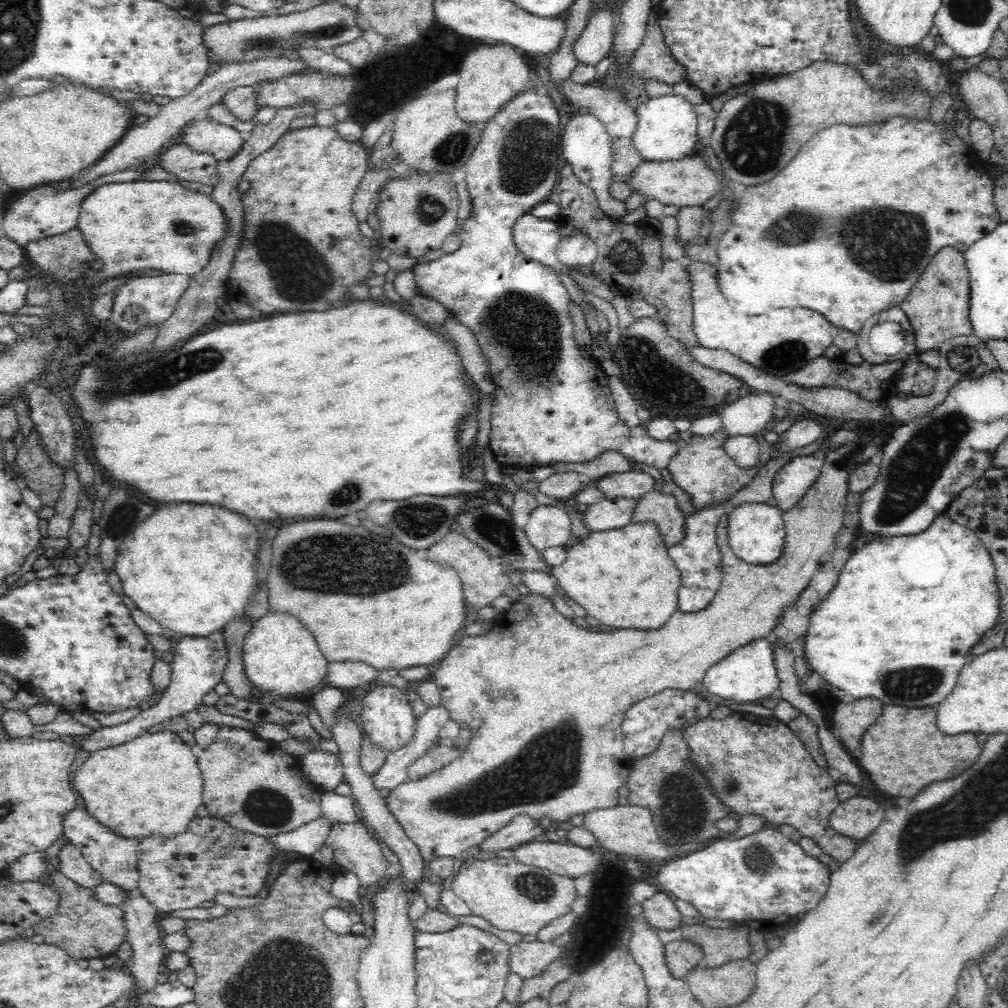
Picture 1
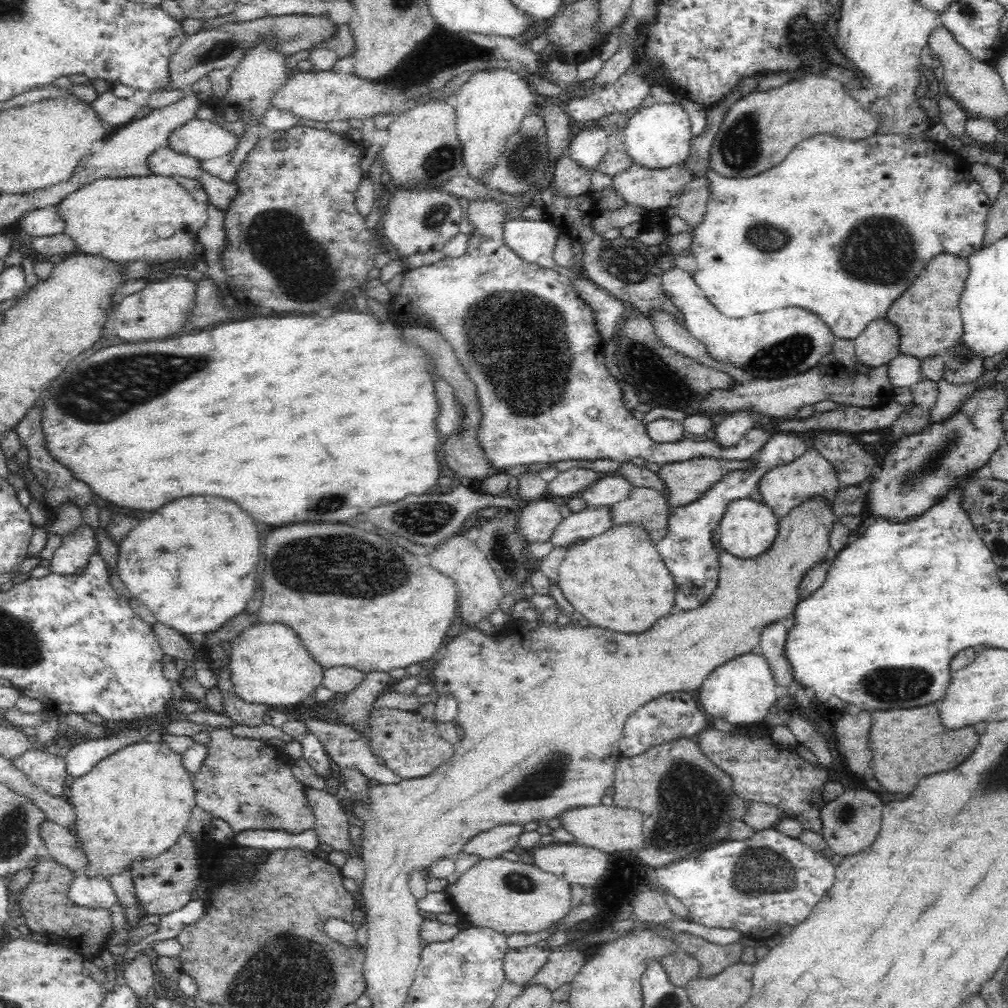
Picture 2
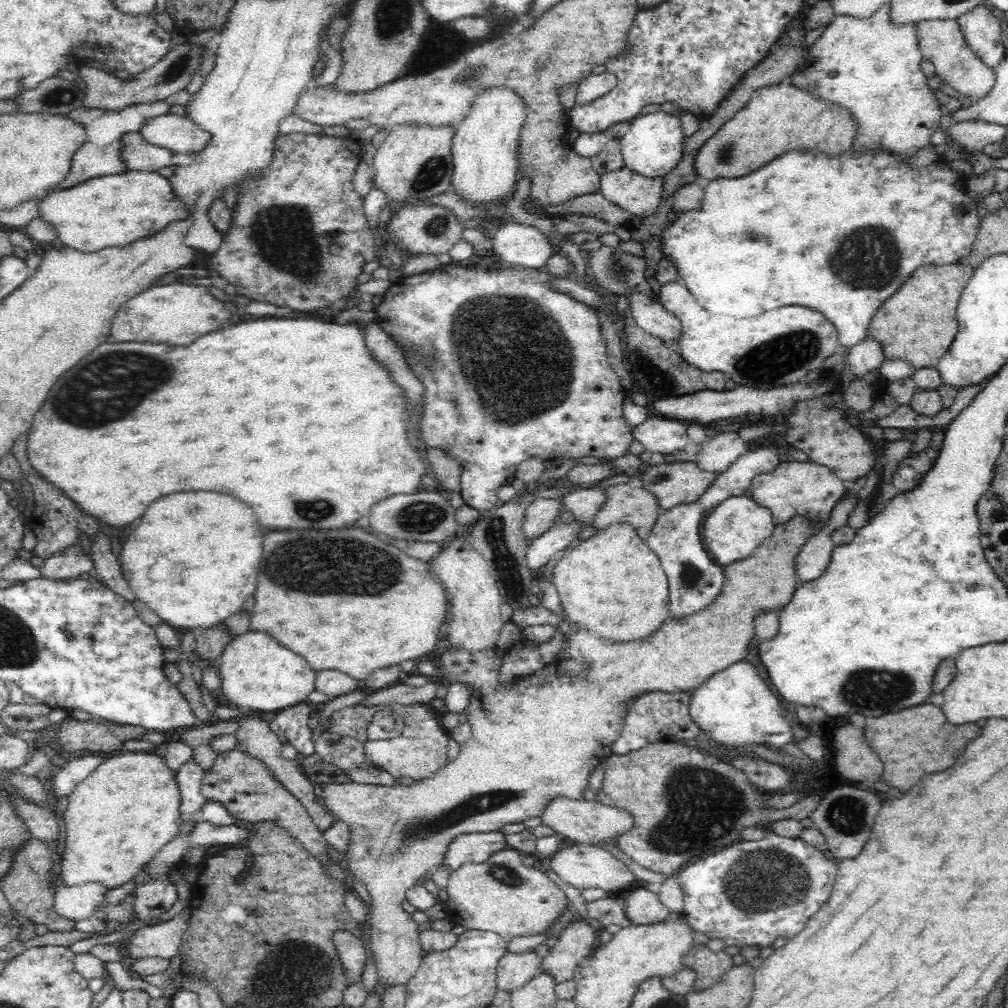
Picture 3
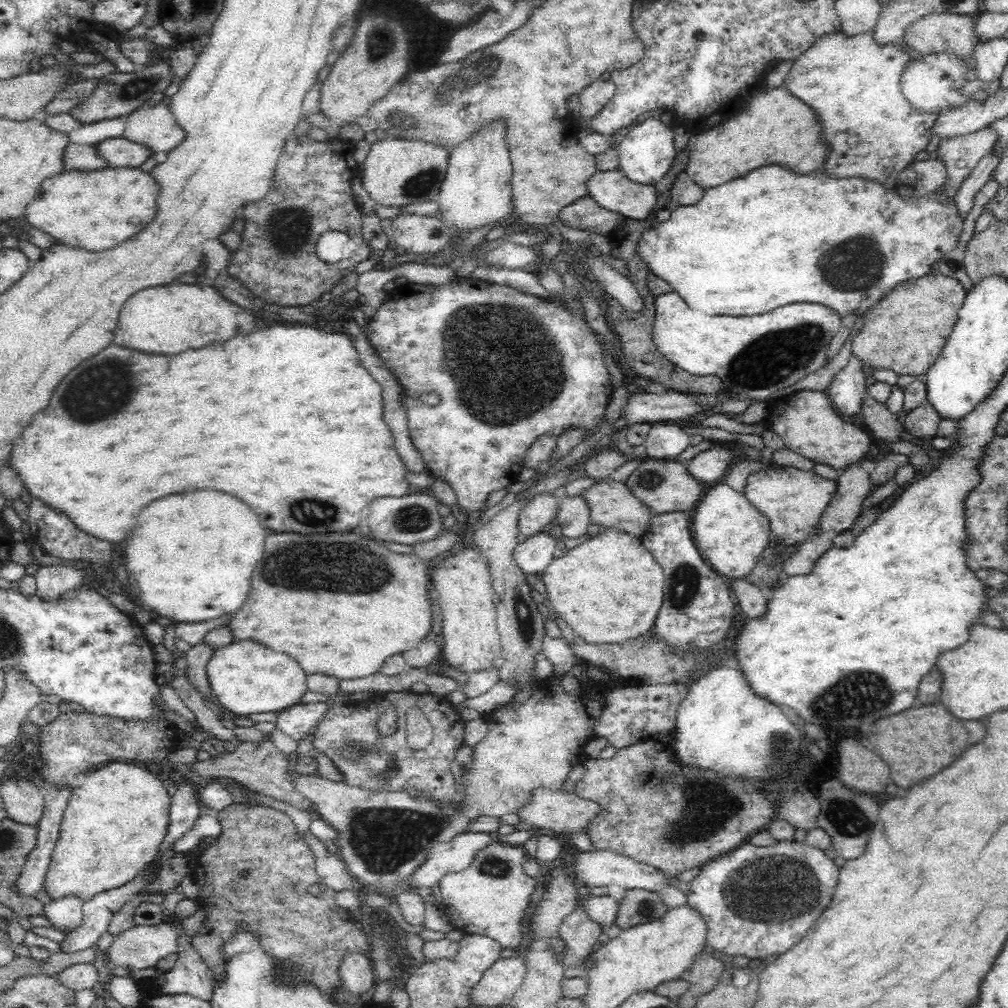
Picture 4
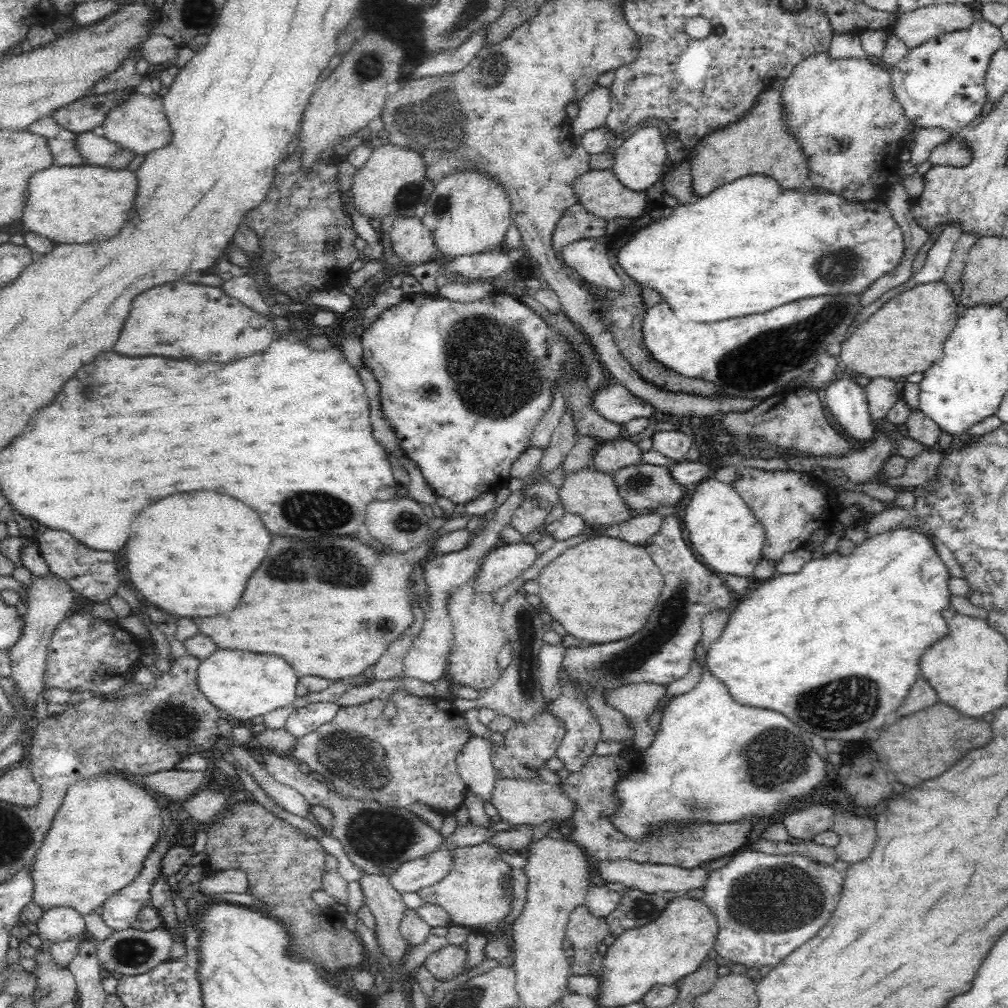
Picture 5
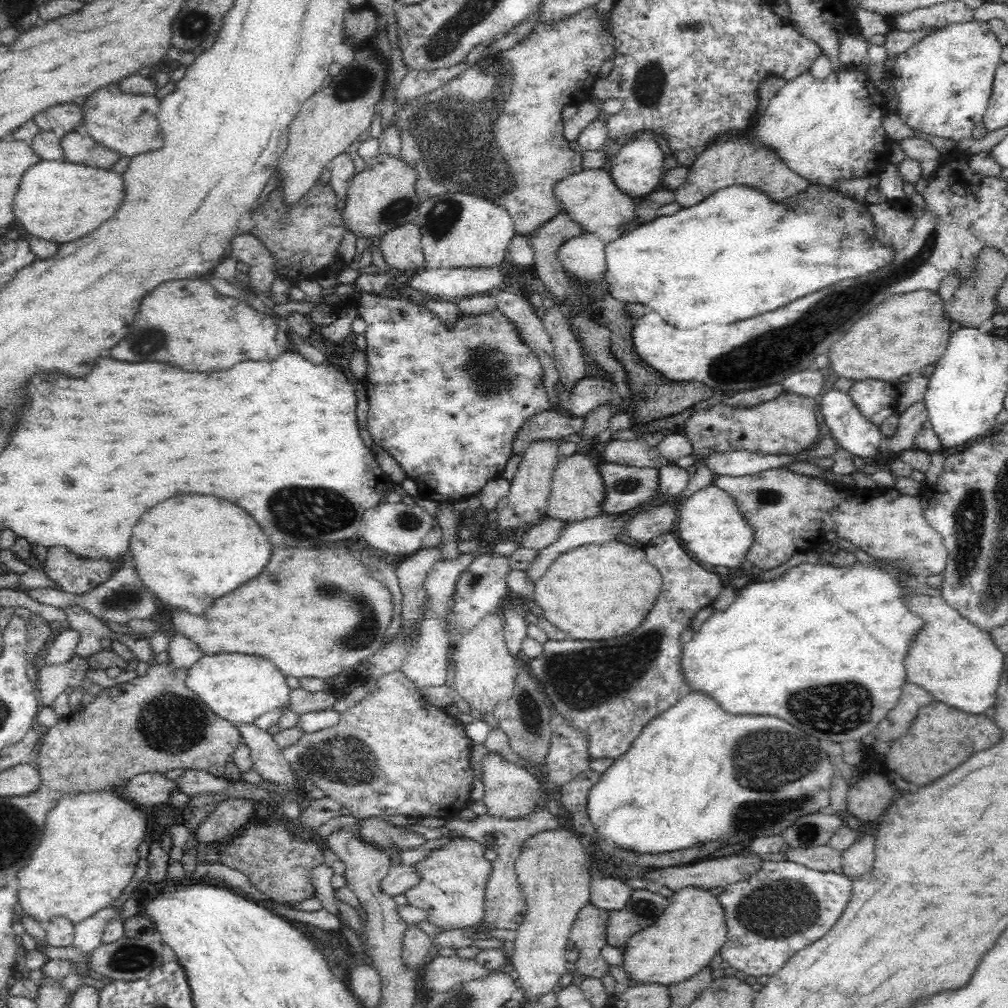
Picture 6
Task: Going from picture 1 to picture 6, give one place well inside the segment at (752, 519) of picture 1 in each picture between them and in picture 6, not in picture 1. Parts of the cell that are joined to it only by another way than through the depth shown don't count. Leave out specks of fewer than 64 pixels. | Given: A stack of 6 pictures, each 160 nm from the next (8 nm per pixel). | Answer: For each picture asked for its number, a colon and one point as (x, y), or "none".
2: (748, 529)
3: (733, 531)
4: (732, 533)
5: (722, 528)
6: (711, 529)

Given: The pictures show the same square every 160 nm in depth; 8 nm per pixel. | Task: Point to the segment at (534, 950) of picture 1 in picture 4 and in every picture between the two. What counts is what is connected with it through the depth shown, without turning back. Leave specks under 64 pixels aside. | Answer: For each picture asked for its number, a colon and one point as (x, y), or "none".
2: (520, 965)
3: (513, 971)
4: (499, 983)

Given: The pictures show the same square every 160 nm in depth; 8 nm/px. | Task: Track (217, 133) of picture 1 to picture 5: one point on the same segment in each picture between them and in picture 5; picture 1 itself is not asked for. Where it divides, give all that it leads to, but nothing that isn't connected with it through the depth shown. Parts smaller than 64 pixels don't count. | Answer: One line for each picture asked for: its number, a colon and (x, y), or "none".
2: (203, 139)
3: (179, 135)
4: (154, 126)
5: (141, 125)

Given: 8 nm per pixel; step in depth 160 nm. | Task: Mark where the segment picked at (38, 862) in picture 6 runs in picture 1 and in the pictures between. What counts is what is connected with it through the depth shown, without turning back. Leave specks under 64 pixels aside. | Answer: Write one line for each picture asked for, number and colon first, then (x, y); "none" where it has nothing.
1: (151, 784)
2: (137, 802)
3: (128, 809)
4: (116, 819)
5: (104, 830)

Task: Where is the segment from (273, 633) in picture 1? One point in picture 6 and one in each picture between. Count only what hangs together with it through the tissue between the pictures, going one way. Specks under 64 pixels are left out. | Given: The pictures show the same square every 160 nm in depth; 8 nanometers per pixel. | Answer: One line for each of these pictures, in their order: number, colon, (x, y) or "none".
2: (269, 664)
3: (257, 672)
4: (247, 677)
5: (244, 684)
6: (238, 688)

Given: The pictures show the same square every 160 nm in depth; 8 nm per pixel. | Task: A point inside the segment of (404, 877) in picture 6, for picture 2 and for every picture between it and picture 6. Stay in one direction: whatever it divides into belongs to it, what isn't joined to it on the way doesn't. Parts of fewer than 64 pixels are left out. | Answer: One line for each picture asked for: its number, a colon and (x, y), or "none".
2: (490, 844)
3: (477, 847)
4: (447, 857)
5: (425, 871)

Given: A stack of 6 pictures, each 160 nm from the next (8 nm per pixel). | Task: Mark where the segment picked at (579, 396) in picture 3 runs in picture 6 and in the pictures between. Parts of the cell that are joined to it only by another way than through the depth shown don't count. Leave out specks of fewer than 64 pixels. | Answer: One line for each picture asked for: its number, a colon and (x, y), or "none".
4: (486, 370)
5: (465, 384)
6: (446, 405)

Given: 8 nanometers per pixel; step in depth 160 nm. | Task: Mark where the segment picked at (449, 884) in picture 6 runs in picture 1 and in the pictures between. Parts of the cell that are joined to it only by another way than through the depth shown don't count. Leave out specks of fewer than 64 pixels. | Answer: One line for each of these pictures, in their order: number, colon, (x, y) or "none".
1: (523, 898)
2: (509, 897)
3: (502, 895)
4: (490, 897)
5: (478, 892)

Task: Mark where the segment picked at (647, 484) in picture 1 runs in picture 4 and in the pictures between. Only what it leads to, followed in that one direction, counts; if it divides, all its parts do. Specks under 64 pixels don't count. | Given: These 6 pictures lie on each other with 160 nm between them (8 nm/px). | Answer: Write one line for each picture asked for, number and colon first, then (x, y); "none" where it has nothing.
2: (610, 490)
3: (584, 503)
4: (573, 514)

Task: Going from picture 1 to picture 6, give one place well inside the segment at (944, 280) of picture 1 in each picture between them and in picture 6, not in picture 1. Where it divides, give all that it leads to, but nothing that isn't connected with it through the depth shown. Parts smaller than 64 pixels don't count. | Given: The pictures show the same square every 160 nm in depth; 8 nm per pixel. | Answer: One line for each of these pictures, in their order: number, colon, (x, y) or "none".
2: (928, 313)
3: (918, 324)
4: (906, 332)
5: (907, 335)
6: (910, 331)

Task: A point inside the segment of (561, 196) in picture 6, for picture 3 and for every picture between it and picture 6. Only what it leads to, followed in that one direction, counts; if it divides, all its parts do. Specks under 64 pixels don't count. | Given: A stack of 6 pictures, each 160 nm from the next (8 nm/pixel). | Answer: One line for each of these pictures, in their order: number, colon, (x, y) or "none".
3: (640, 195)
4: (613, 190)
5: (600, 192)

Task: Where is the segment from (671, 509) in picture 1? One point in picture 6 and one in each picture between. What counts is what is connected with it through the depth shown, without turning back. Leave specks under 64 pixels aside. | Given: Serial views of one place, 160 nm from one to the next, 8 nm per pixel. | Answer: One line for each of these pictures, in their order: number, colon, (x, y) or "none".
2: (646, 506)
3: (627, 503)
4: (612, 504)
5: (593, 495)
6: (576, 490)

